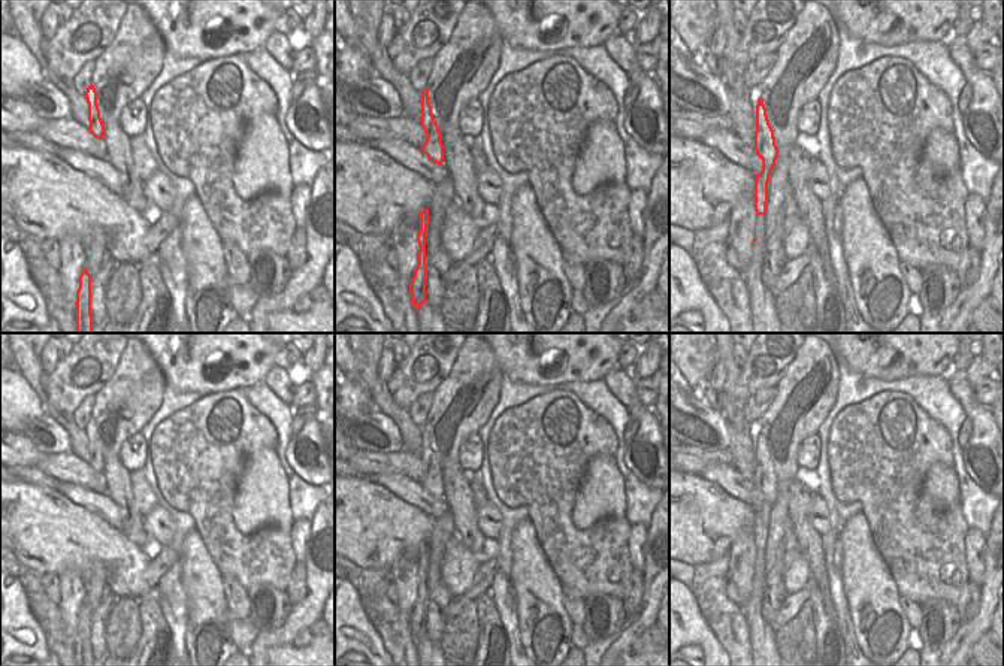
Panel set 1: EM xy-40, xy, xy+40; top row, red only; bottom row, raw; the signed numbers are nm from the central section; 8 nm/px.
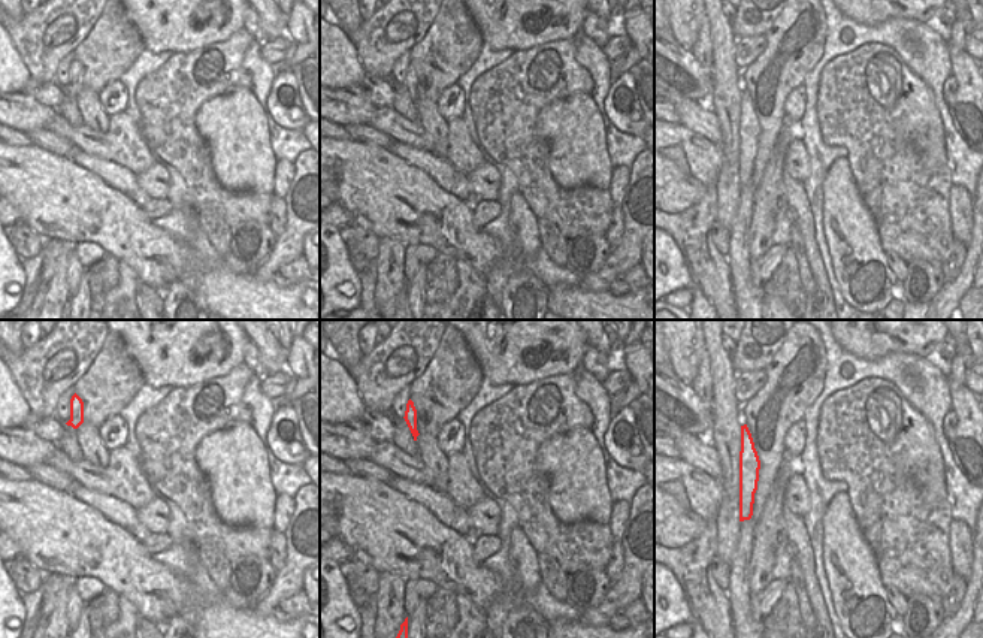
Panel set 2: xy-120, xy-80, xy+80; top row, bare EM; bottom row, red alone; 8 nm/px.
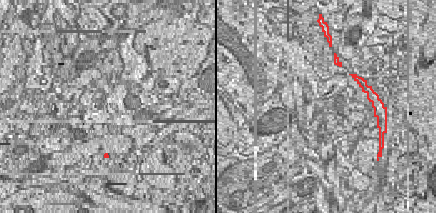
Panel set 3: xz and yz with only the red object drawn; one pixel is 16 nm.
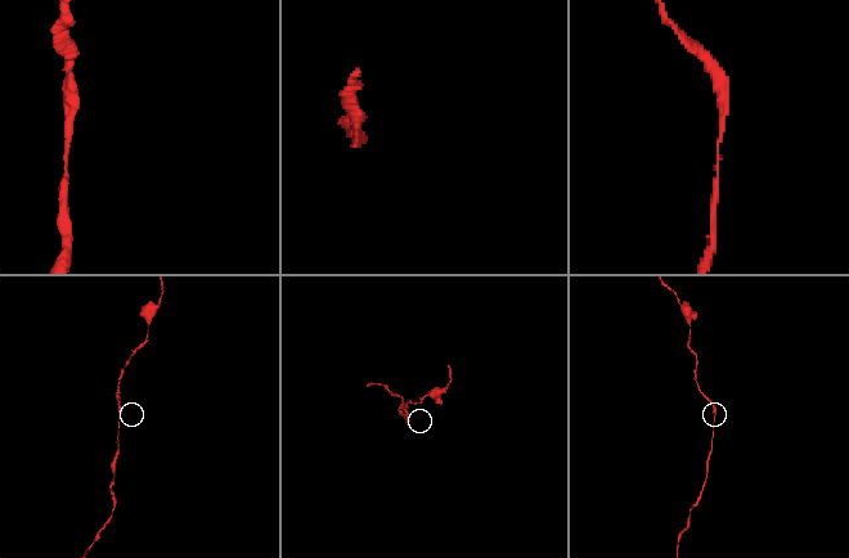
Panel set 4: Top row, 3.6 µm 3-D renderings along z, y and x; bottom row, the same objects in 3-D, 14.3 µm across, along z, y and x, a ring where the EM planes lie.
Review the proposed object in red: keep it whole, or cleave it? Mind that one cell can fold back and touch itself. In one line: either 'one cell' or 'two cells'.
one cell

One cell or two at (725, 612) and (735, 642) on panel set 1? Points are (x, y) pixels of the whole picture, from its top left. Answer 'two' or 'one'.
one

